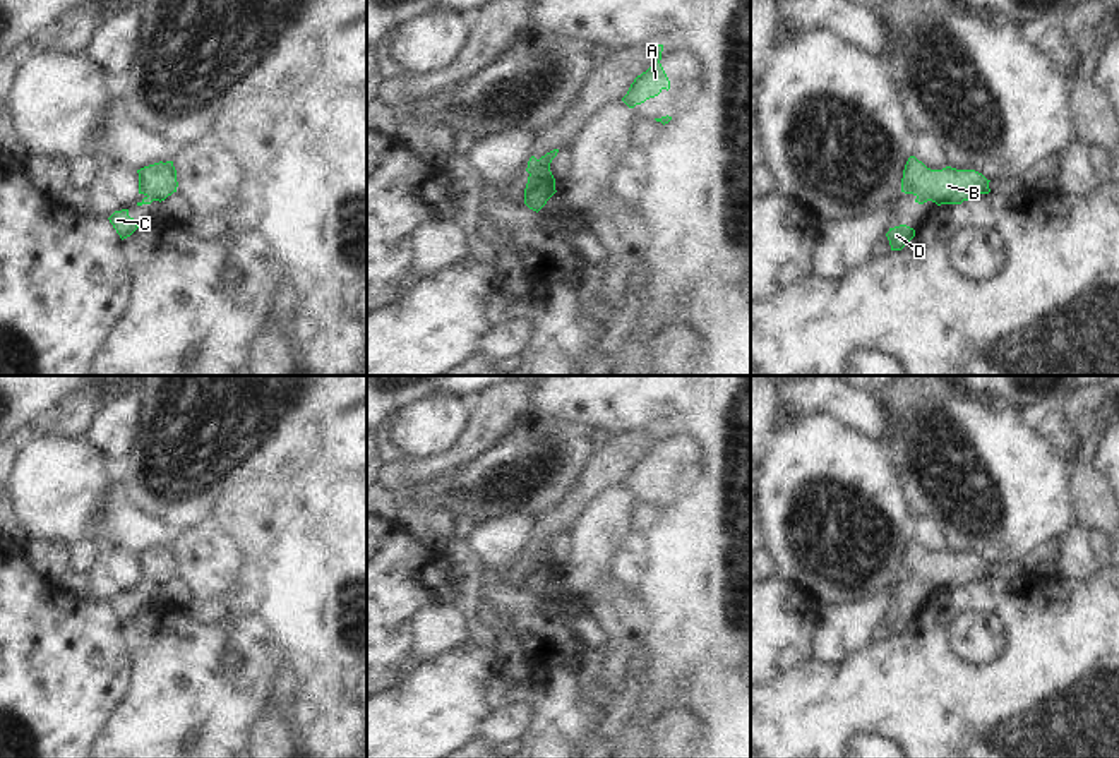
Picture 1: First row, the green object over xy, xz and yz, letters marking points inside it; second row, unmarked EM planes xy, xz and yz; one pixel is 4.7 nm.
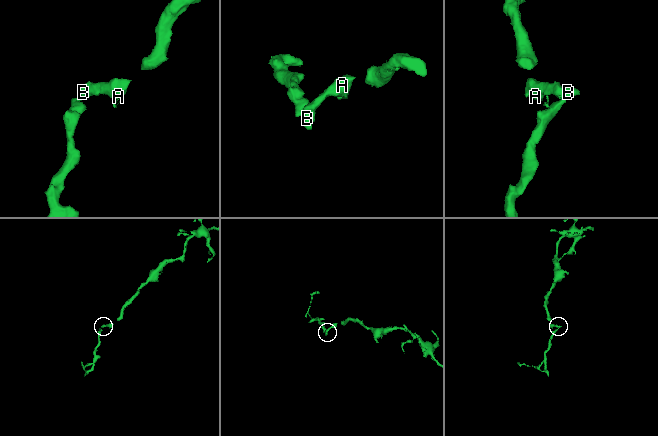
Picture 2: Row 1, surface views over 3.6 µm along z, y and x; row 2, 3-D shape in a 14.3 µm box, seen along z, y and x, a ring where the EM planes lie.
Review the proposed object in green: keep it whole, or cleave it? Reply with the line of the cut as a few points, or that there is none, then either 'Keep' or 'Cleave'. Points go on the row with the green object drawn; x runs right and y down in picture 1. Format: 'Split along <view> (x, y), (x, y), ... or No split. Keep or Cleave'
Split along xz (537, 160), (528, 172). Cleave

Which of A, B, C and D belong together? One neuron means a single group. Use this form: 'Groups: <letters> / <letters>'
Groups: A B / C D

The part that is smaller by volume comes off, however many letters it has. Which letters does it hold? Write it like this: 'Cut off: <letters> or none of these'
Cut off: C, D

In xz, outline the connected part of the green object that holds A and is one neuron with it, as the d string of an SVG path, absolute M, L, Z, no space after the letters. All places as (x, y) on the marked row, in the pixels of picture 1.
M658 45L653 50L656 53L655 62L646 72L634 79L627 94L622 98L622 101L629 108L634 108L636 105L644 103L646 99L658 96L663 89L670 89L670 81L660 63L663 45Z

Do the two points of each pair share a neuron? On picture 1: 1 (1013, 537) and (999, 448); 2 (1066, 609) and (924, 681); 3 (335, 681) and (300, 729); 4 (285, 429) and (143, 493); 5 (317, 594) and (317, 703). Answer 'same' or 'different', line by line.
1: same
2: same
3: same
4: same
5: different

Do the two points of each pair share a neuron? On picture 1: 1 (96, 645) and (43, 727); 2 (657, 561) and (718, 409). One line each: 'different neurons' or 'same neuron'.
1: same neuron
2: same neuron

